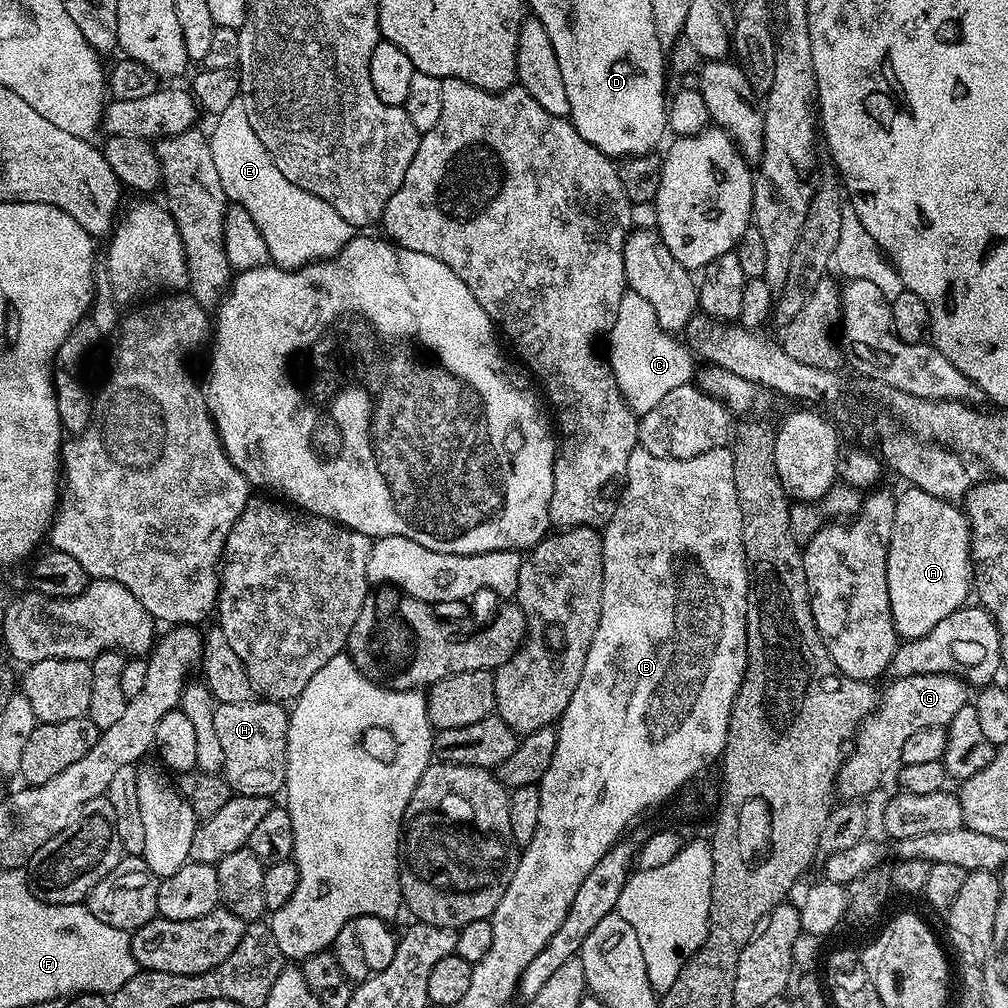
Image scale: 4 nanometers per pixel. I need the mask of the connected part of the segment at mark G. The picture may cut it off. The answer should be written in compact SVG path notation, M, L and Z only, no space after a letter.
M914 674L897 676L882 688L882 695L870 715L856 729L854 743L836 773L835 791L841 797L856 802L868 796L880 784L880 779L901 763L900 751L910 734L918 727L946 726L962 706L969 703L969 685L959 676L950 674Z

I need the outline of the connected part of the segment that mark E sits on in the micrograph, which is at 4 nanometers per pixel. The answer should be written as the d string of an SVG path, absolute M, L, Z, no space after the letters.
M237 97L226 106L226 110L217 115L217 120L212 132L209 133L209 144L214 157L214 166L217 167L219 181L222 182L223 192L231 203L241 204L251 213L253 222L259 228L267 244L271 261L281 268L300 268L314 261L326 260L336 256L352 240L356 230L352 224L346 222L334 206L330 206L317 195L302 190L294 185L279 170L273 161L273 156L266 150L261 138L250 126L250 118L247 117L245 102Z

